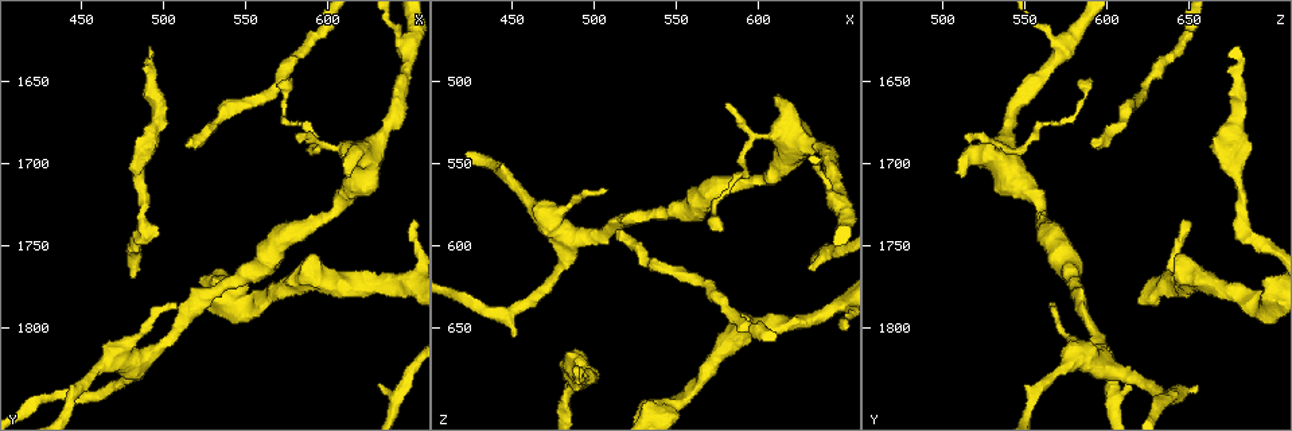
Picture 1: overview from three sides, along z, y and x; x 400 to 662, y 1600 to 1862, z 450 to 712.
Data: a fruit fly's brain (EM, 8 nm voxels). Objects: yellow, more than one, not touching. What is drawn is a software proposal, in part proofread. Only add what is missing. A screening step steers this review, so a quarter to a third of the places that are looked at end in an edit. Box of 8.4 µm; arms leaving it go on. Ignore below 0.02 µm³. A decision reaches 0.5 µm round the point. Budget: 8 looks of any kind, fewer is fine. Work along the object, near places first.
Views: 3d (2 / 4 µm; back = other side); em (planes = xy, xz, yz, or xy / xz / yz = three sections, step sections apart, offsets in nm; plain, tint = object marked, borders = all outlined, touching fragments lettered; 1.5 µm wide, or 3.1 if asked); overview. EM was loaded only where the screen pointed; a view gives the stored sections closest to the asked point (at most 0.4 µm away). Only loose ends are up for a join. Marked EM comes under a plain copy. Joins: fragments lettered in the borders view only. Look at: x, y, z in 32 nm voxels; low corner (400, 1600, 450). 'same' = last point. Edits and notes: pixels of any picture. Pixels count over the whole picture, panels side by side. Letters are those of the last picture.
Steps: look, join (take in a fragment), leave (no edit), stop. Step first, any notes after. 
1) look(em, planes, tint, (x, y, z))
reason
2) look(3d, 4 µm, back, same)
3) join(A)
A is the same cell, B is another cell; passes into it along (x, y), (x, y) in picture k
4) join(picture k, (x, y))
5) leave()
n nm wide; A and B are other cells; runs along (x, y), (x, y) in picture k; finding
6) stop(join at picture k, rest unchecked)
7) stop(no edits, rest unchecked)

look(em, planes, borders, (512, 1690, 592))
free end

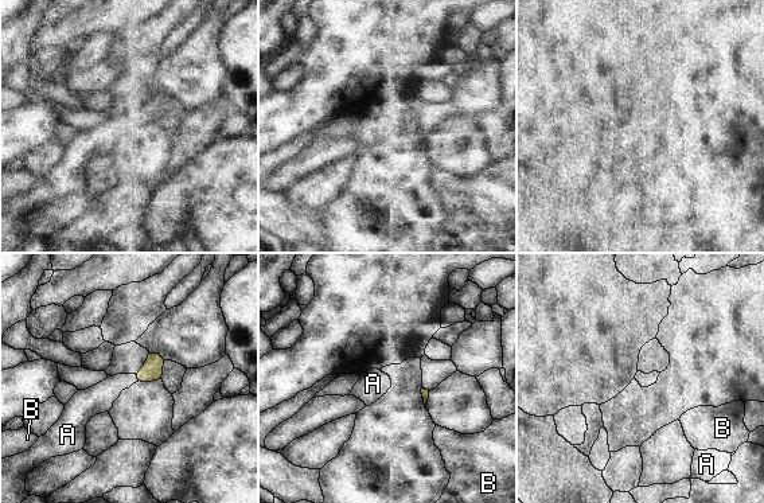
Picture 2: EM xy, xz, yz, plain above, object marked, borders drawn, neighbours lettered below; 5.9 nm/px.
join(A)
120 nm wide; A is the same cell, B is another cell; passes into it along (152, 370), (136, 378), (100, 398) in picture 2; the cell continues

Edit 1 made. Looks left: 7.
look(em, yz, step 4, borders, (612, 1708, 510))

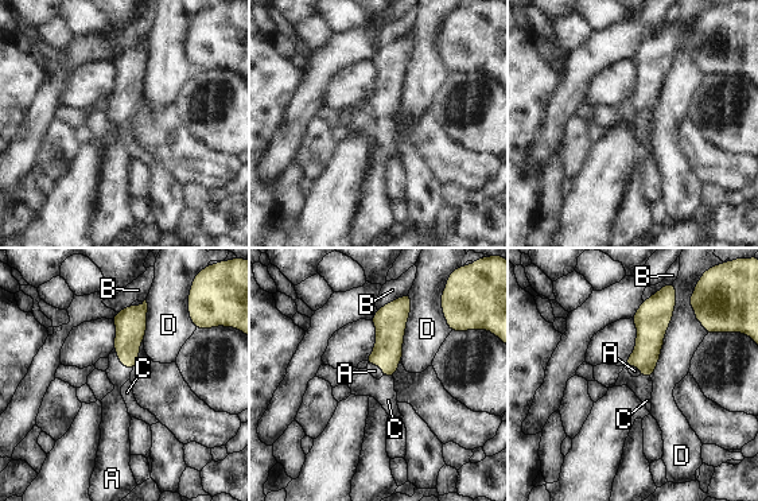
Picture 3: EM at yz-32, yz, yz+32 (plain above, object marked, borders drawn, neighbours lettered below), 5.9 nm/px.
look(em, planes, borders, same)
cut it another way

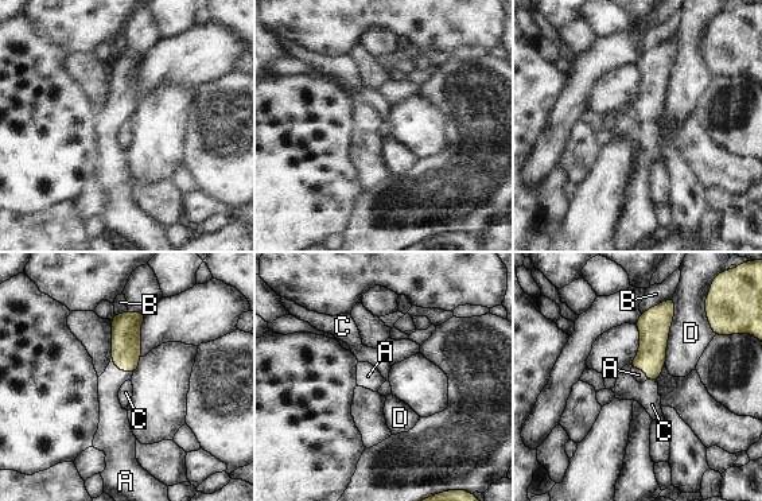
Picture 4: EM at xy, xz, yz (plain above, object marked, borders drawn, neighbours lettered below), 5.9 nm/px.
join(A)
A is the same cell, B, C and D are other cells; passes into it along (125, 342), (120, 369), (109, 383) in picture 4; the cell continues

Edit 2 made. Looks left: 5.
look(overview)
redraw

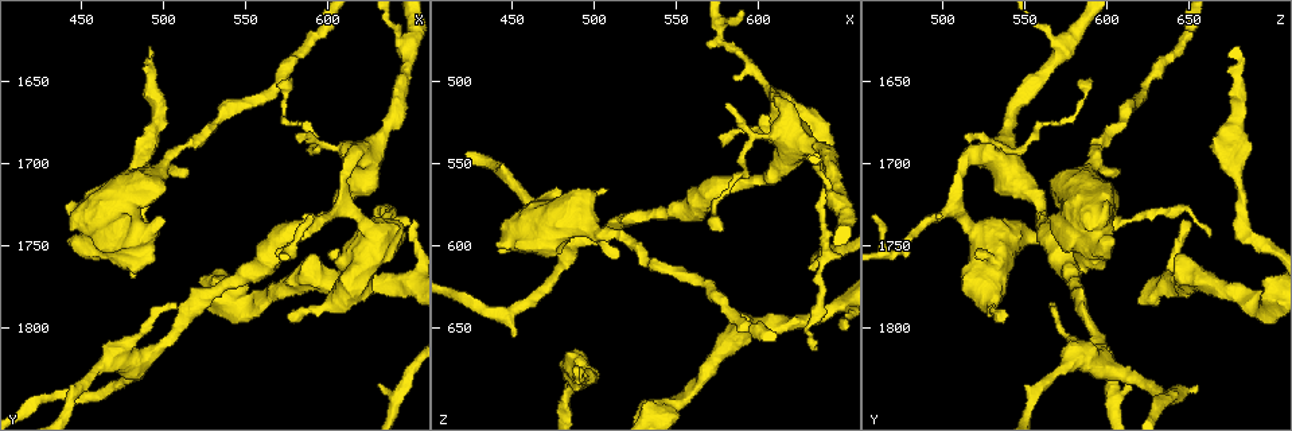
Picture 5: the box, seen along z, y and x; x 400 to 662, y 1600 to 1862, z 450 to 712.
look(3d, 2 µm, (490, 1628, 676))
branch stops here

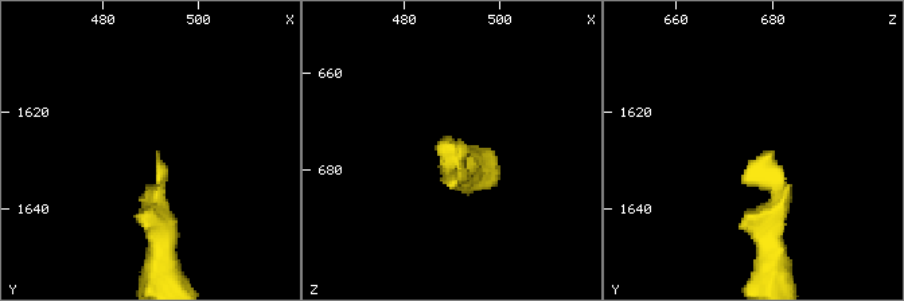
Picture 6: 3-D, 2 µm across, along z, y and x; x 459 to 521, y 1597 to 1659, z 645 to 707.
look(em, xz, step 4, tint, (491, 1629, 677))

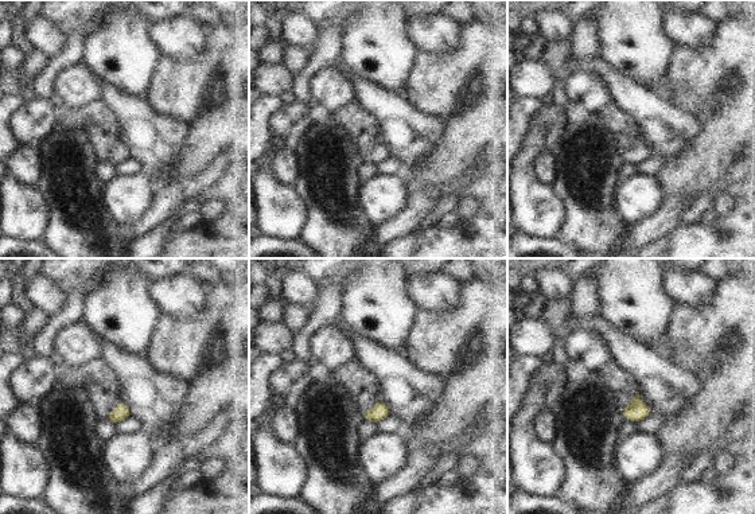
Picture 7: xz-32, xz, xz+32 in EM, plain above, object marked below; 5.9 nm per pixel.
look(em, planes, borders, same)

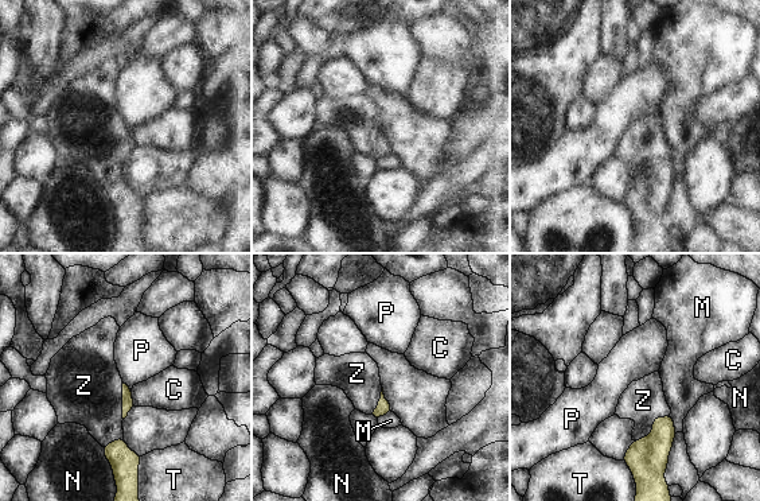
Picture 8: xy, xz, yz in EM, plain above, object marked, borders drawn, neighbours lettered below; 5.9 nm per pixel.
join(Z)
Z is the same cell, C, M, N, P and T are other cells; it goes on there

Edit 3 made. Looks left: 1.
stop(join at picture 2, join at picture 4, join at picture 8, rest unchecked)

